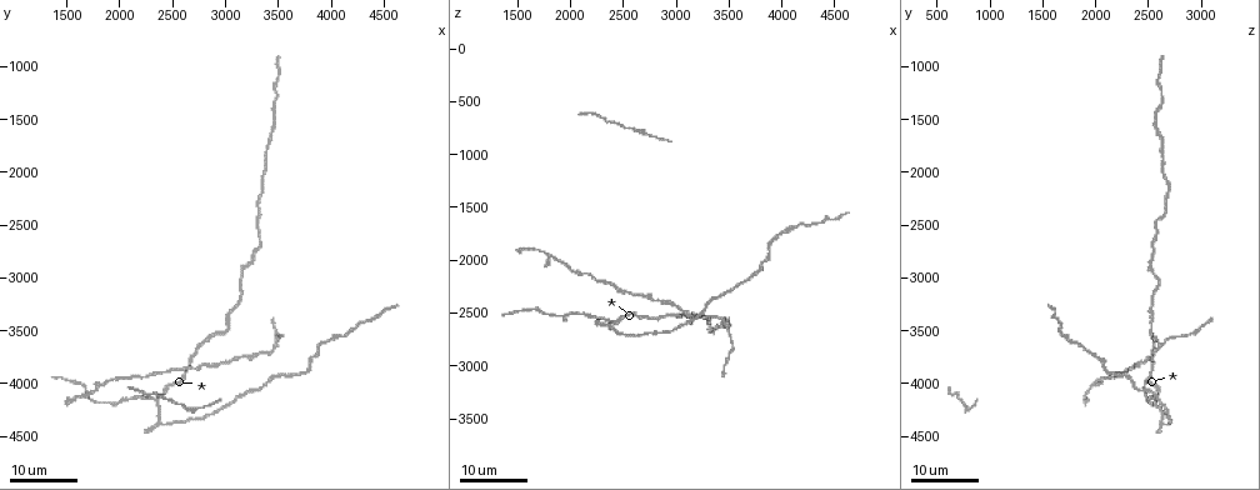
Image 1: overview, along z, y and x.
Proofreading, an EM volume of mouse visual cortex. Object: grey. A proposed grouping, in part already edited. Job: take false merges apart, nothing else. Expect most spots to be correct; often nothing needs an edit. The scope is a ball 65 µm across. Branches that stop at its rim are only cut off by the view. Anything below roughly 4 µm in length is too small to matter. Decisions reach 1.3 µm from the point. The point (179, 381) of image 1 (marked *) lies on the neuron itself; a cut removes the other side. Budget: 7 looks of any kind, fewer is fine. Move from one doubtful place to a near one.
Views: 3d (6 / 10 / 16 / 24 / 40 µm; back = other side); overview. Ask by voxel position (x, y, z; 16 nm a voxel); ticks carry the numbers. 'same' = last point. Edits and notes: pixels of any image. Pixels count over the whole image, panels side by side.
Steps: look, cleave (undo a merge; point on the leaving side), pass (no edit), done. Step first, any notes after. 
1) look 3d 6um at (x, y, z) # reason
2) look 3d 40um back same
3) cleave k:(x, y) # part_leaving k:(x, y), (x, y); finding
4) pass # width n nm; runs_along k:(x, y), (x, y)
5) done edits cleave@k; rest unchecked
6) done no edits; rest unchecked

look 3d 24um at (2580, 3880, 2340)

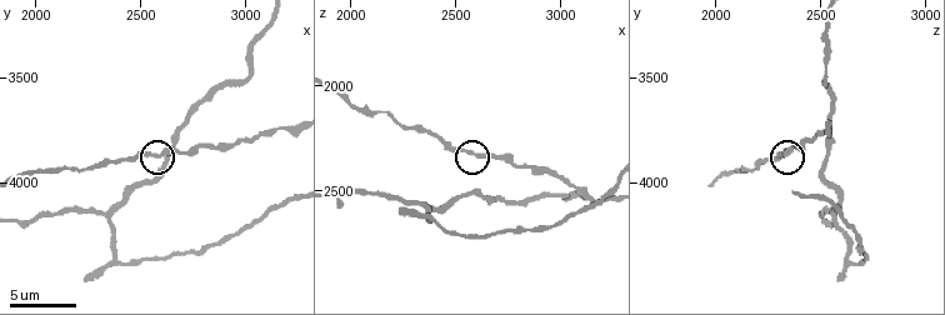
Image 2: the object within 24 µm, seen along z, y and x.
look 3d 10um at (2600, 3860, 2320)

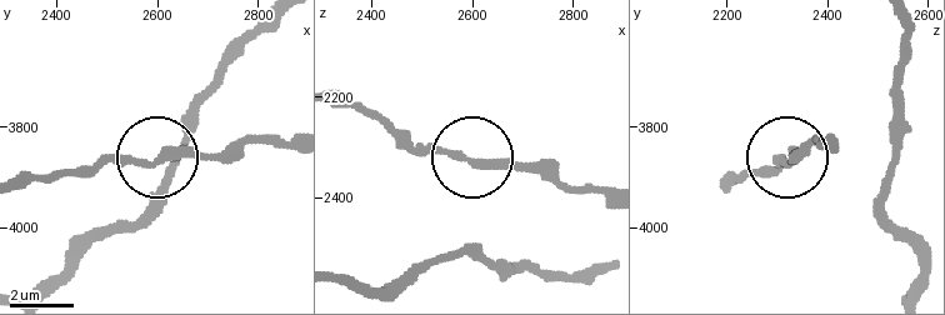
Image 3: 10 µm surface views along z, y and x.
look 3d 10um back at (2590, 3870, 2320)

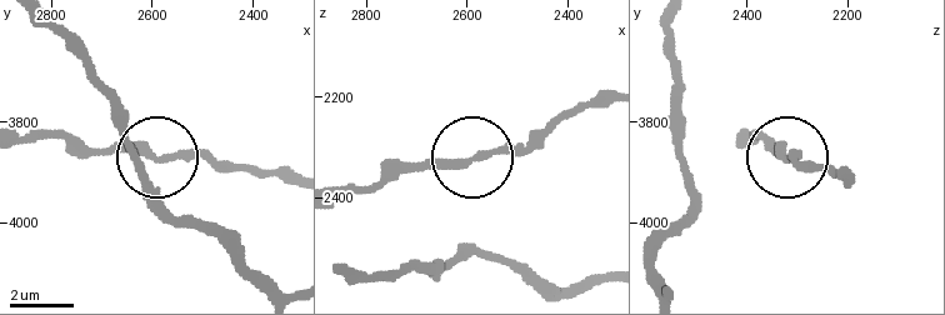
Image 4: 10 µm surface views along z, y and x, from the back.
pass # all the same neuron

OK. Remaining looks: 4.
look 3d 10um at (2340, 4150, 2560) # arms part here

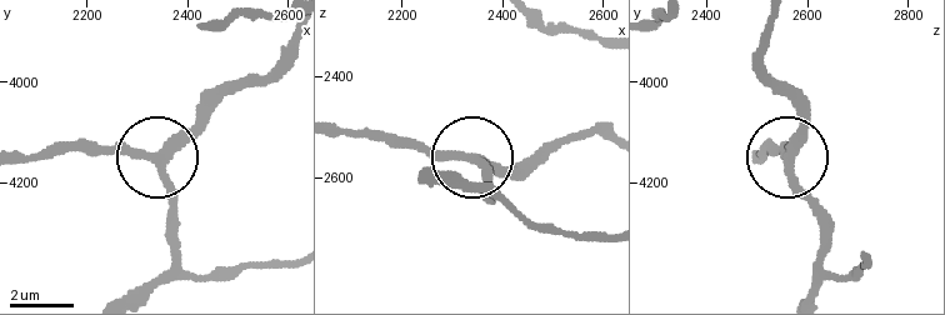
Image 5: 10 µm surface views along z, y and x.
look 3d 6um at (2345, 4155, 2560)

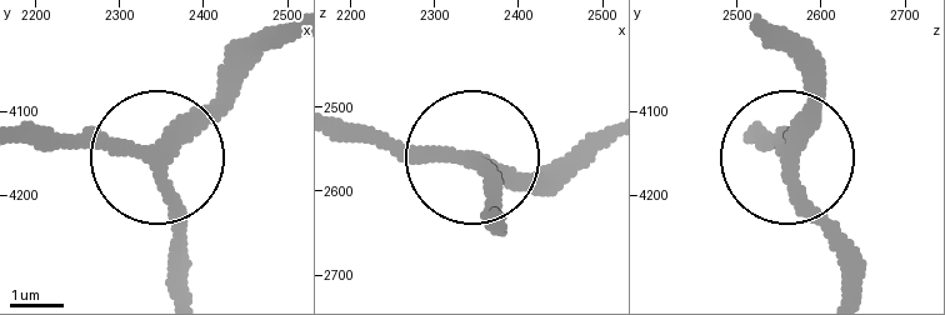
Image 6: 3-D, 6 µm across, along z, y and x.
pass # arms 3; runs_along 6:(598, 135), (516, 184), (463, 158), (341, 144); all the same neuron

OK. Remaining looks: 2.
look 3d 16um at (3500, 3580, 2640) # calibre changes

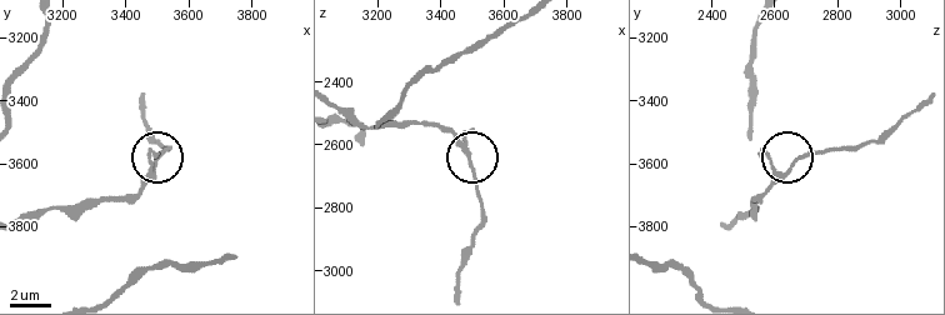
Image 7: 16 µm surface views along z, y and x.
look 3d 6um at (3490, 3610, 2670)

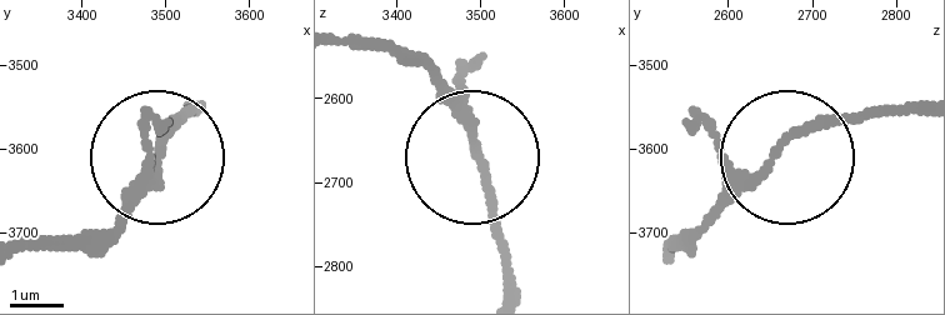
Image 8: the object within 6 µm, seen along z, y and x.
pass # runs_along 8:(348, 38), (401, 46), (433, 78), (486, 173), (509, 293); all the same neuron

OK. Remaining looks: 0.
done no edits; rest unchecked

